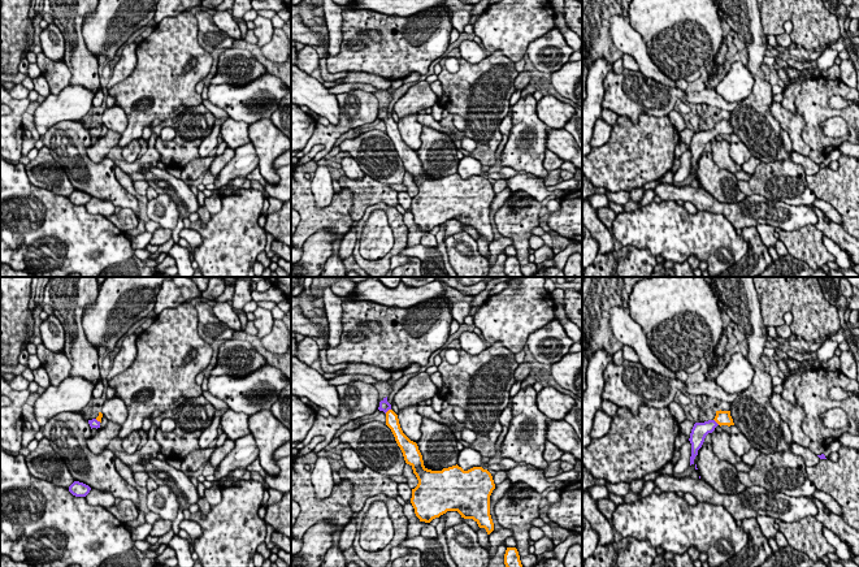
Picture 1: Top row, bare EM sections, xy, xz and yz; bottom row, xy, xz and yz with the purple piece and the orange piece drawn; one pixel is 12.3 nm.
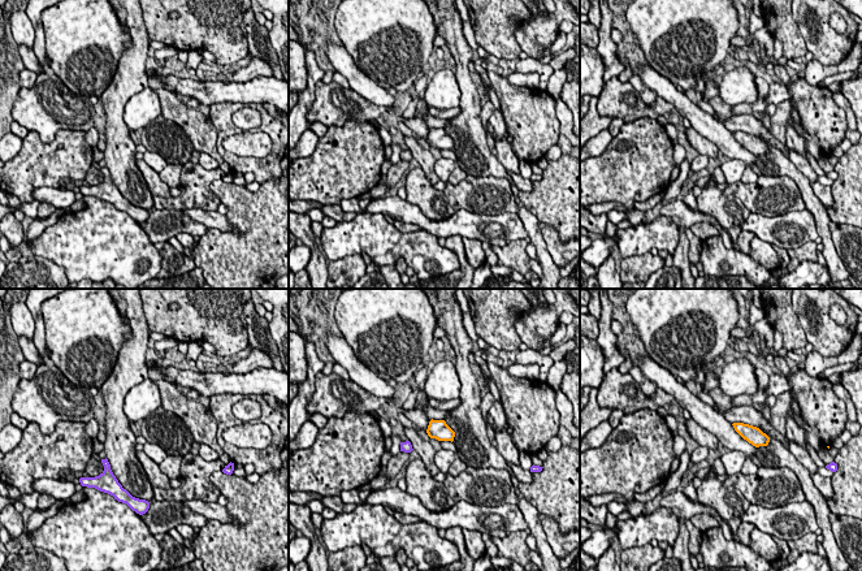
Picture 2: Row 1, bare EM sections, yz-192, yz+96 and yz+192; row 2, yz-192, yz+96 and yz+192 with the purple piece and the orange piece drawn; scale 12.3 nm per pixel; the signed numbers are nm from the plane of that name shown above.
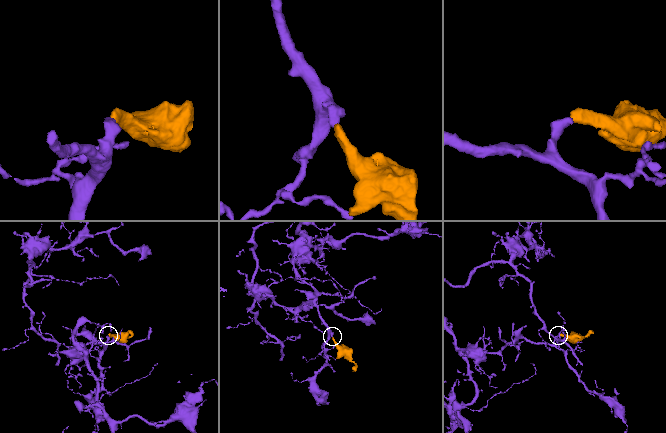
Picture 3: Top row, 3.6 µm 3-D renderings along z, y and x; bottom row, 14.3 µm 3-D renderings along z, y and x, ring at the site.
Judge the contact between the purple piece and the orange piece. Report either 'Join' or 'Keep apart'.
Join

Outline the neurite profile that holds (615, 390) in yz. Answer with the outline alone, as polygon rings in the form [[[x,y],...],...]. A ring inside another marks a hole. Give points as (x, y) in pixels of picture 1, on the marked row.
[[[608,363],[603,373],[604,389],[602,399],[615,403],[619,408],[626,407],[633,415],[638,415],[639,407],[645,404],[645,401],[622,381],[624,372],[625,367],[622,364]]]

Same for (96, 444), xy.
[[[108,421],[103,429],[97,430],[96,434],[87,441],[90,451],[99,455],[103,450],[108,449],[109,440],[116,438],[120,429],[120,424]]]

